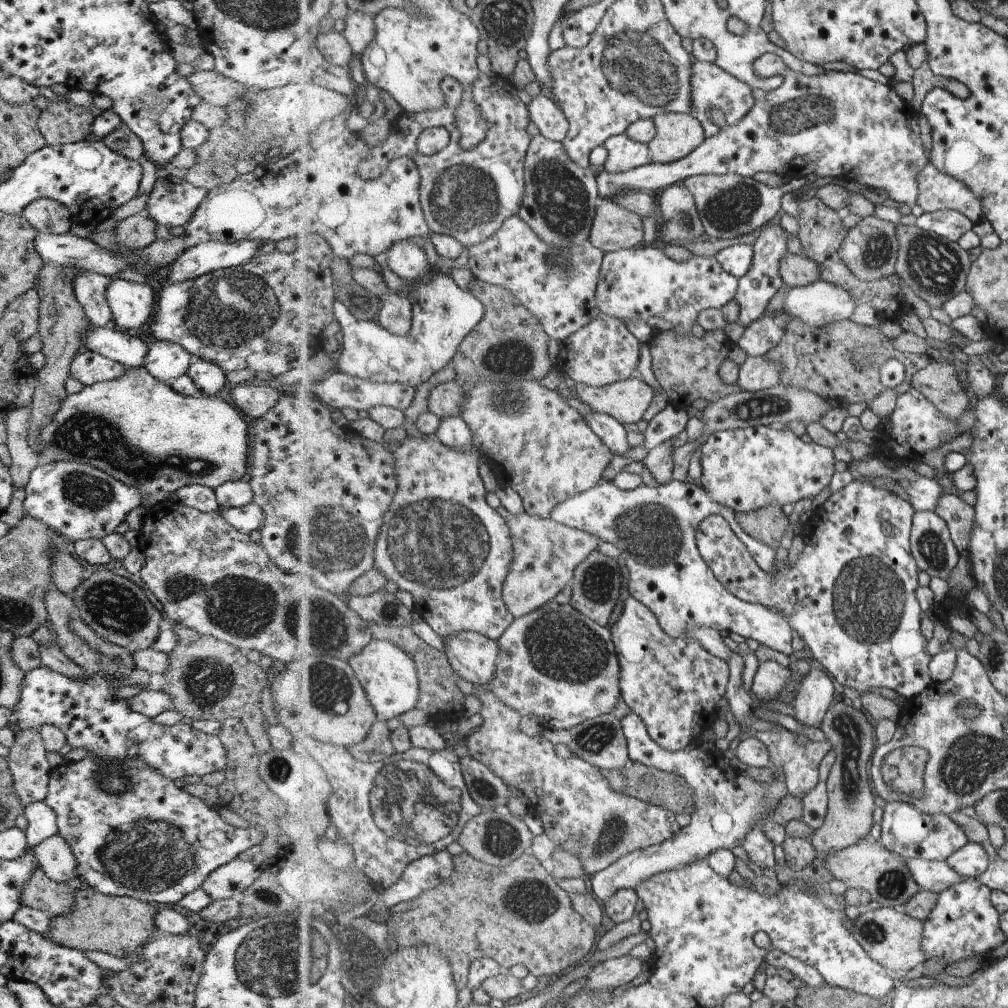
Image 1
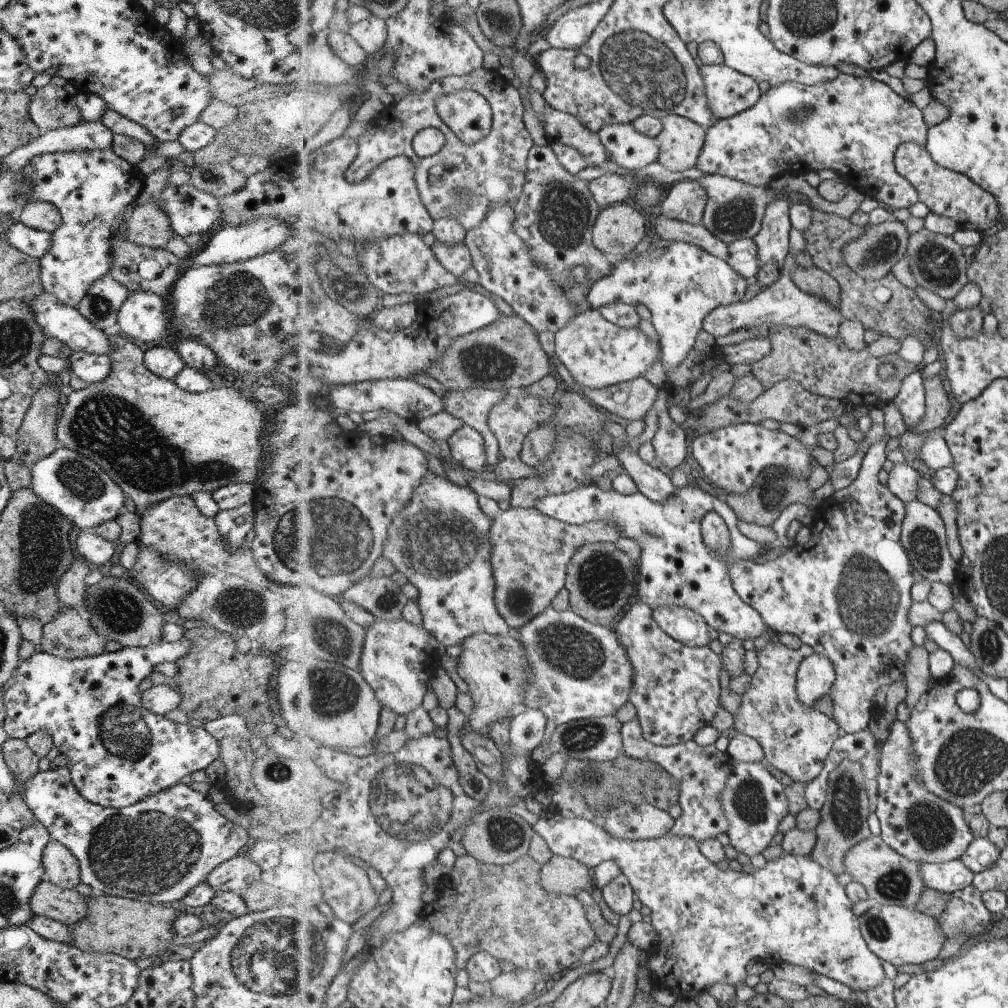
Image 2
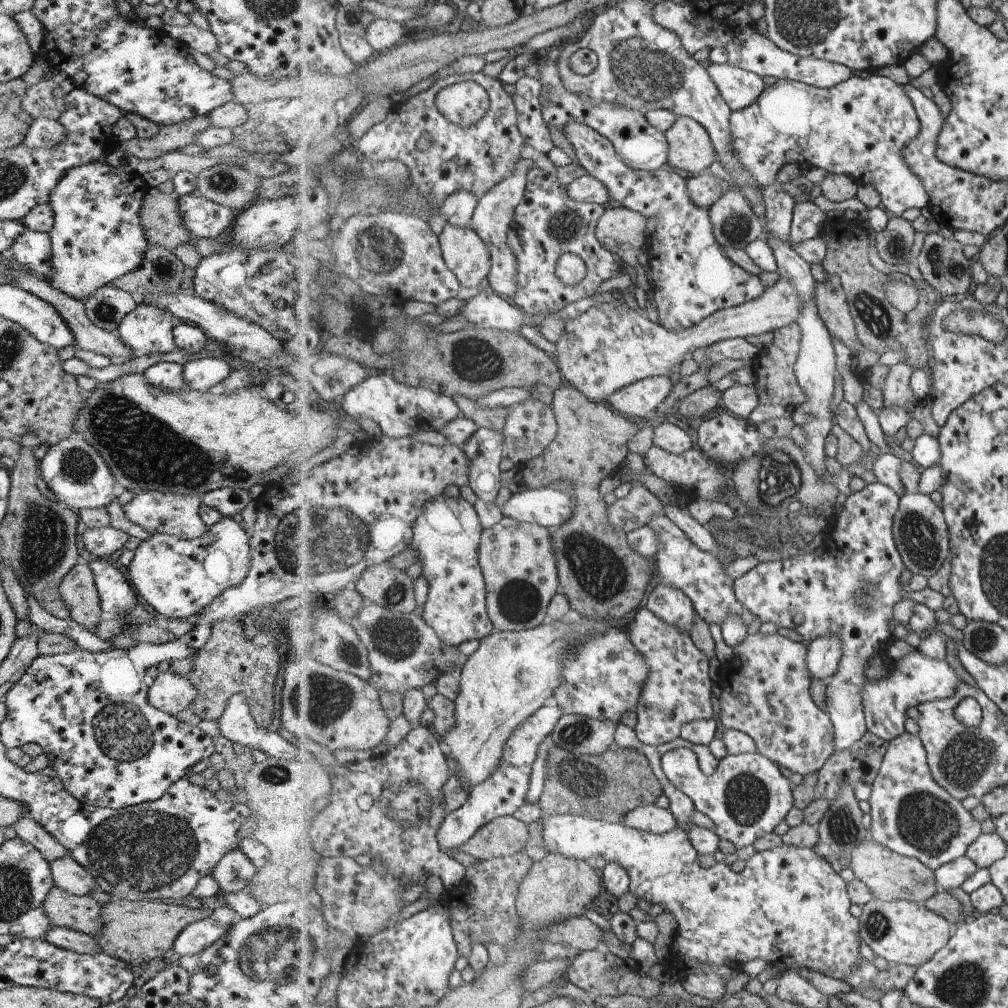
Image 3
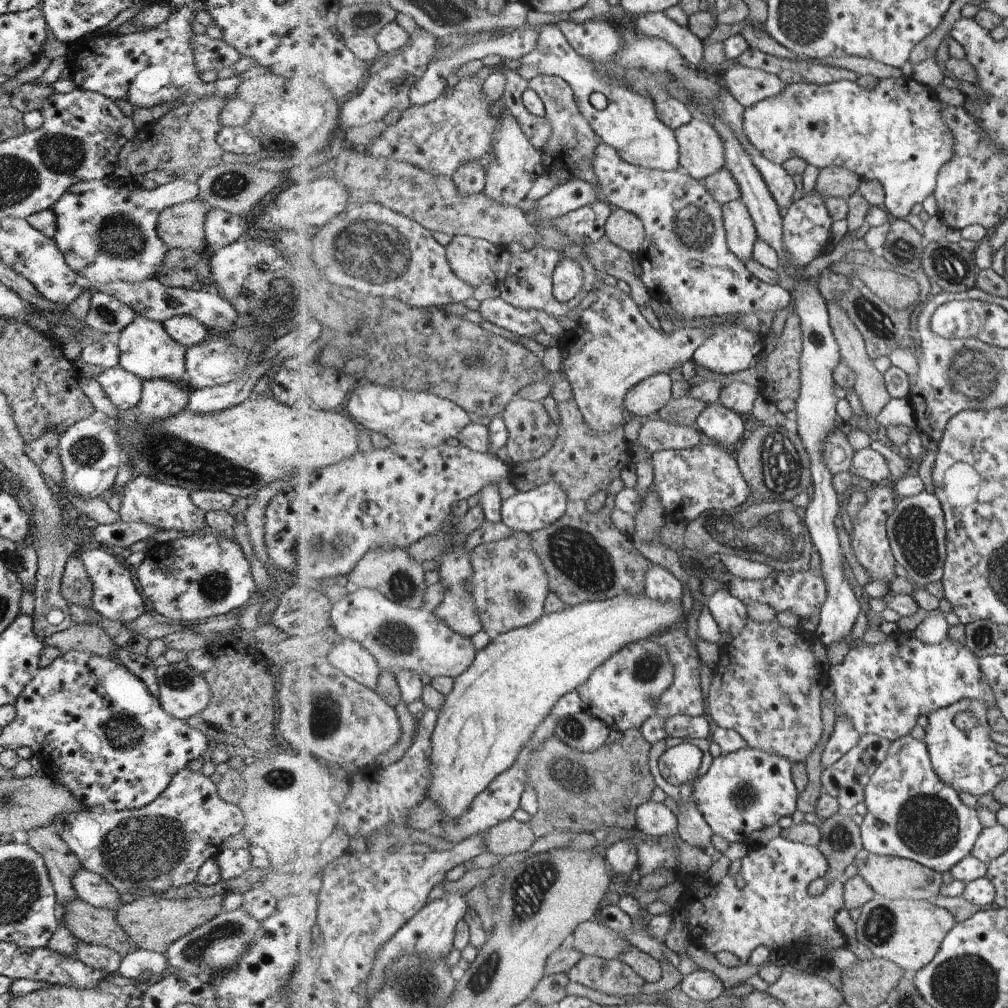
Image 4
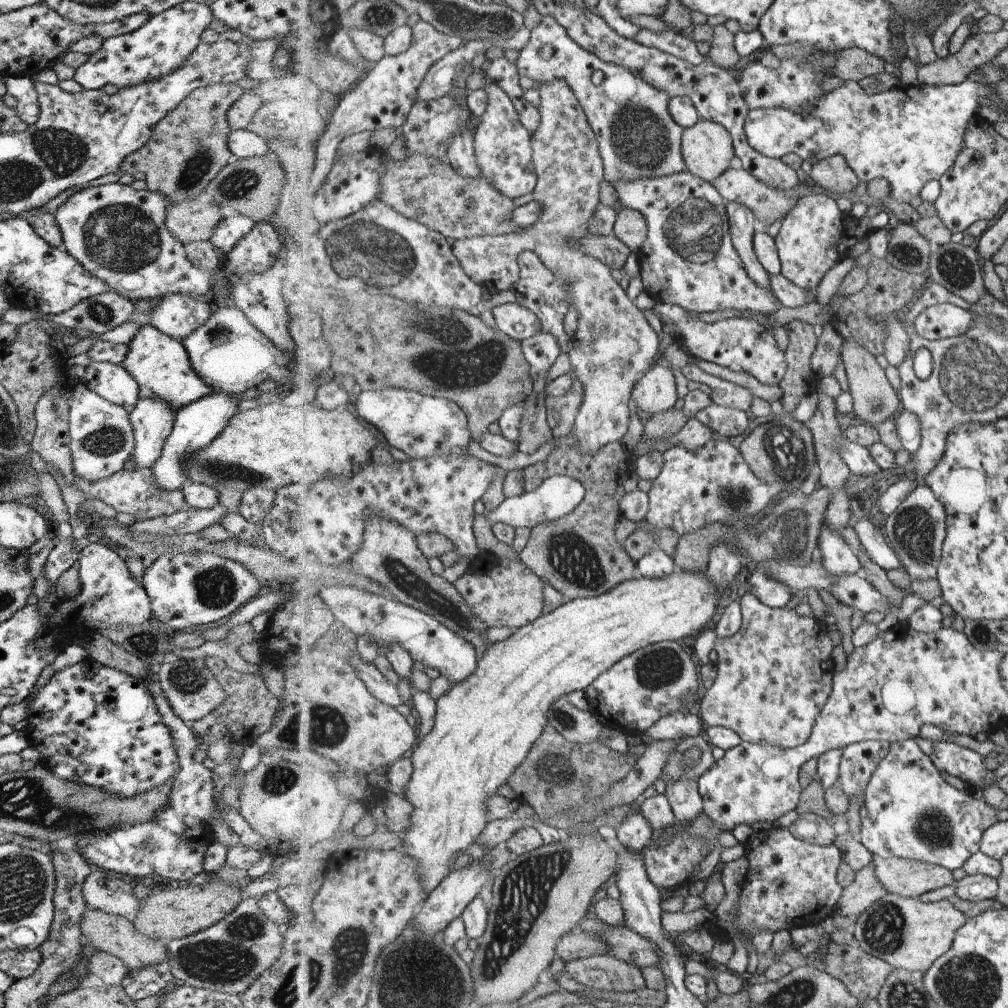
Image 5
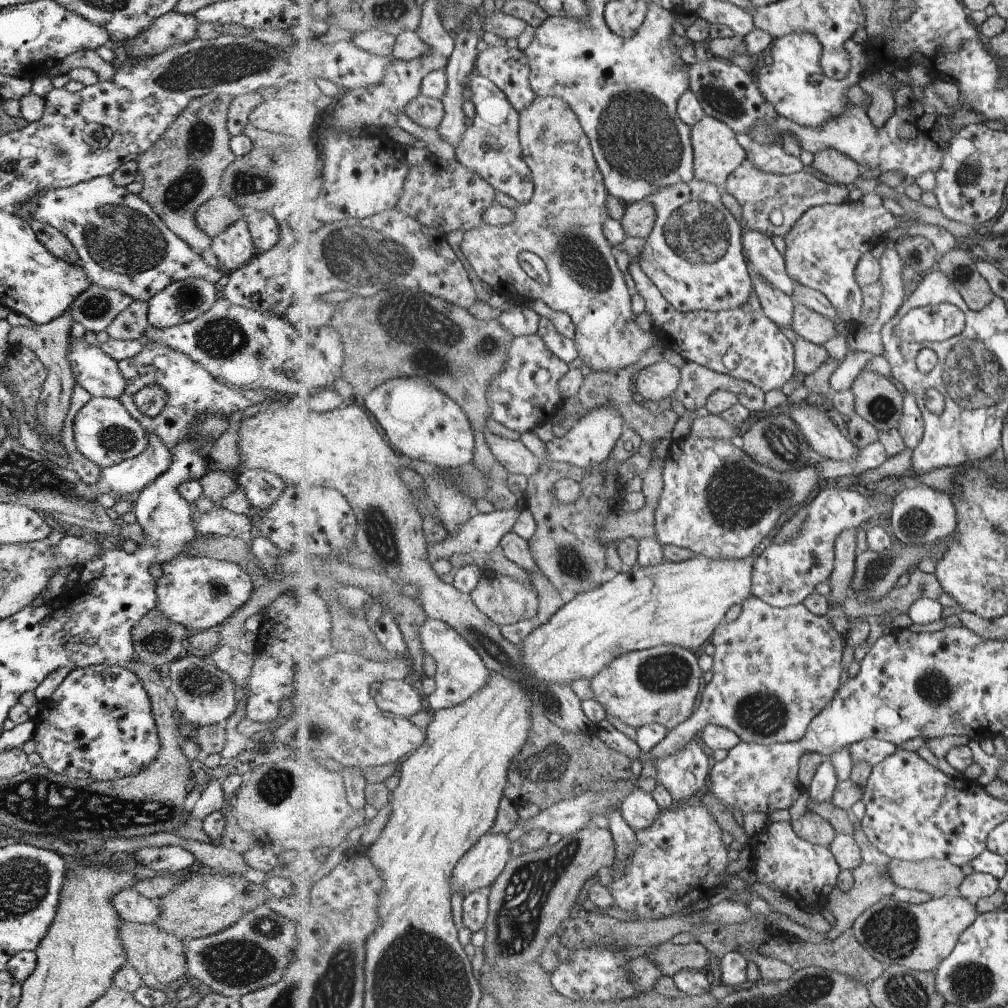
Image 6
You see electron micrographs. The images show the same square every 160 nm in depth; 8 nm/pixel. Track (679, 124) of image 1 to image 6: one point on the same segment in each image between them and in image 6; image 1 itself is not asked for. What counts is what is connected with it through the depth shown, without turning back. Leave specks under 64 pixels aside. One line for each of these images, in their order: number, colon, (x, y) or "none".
2: (682, 139)
3: (692, 150)
4: (702, 154)
5: (708, 148)
6: (717, 153)

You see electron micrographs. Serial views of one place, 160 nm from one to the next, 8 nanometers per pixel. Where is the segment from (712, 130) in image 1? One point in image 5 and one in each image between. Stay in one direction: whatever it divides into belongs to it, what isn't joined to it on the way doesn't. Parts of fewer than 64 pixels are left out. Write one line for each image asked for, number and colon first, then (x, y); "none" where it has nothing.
2: (730, 92)
3: (740, 88)
4: (749, 85)
5: (793, 85)

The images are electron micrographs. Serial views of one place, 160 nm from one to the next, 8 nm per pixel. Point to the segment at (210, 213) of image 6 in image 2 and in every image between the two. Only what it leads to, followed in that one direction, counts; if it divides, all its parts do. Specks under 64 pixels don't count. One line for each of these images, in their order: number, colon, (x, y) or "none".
2: (147, 225)
3: (161, 223)
4: (180, 226)
5: (191, 220)

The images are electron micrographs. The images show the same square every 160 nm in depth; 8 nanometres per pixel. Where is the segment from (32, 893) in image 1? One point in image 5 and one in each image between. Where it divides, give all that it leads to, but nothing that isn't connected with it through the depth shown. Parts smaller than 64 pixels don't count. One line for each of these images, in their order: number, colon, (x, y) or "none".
2: (66, 906)
3: (79, 913)
4: (95, 925)
5: (113, 934)

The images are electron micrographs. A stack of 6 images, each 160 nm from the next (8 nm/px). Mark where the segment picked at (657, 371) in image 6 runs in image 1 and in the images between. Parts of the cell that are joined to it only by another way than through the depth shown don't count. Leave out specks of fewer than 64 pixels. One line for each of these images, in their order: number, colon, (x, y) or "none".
1: (628, 400)
2: (631, 400)
3: (640, 400)
4: (649, 397)
5: (656, 392)

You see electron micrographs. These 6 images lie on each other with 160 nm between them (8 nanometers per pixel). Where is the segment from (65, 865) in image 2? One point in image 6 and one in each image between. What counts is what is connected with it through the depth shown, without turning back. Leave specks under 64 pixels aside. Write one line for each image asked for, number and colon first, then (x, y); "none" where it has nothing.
3: (66, 874)
4: (90, 887)
5: (112, 894)
6: (130, 906)

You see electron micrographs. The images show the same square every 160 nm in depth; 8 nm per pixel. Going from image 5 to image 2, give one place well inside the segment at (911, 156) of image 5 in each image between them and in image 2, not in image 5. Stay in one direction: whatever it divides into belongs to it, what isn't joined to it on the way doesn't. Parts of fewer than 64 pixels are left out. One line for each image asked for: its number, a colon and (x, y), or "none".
2: (854, 125)
3: (859, 127)
4: (893, 132)

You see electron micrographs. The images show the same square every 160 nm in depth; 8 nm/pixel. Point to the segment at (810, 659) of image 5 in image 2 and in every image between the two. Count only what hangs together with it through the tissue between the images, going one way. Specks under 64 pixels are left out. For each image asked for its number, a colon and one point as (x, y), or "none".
2: (797, 740)
3: (769, 699)
4: (765, 686)

